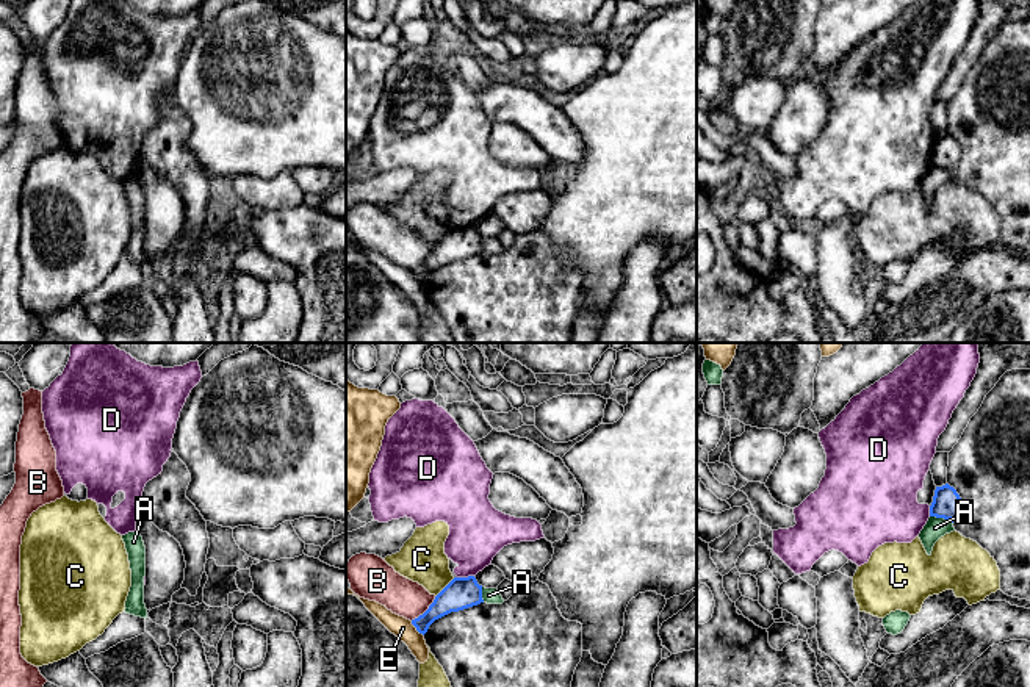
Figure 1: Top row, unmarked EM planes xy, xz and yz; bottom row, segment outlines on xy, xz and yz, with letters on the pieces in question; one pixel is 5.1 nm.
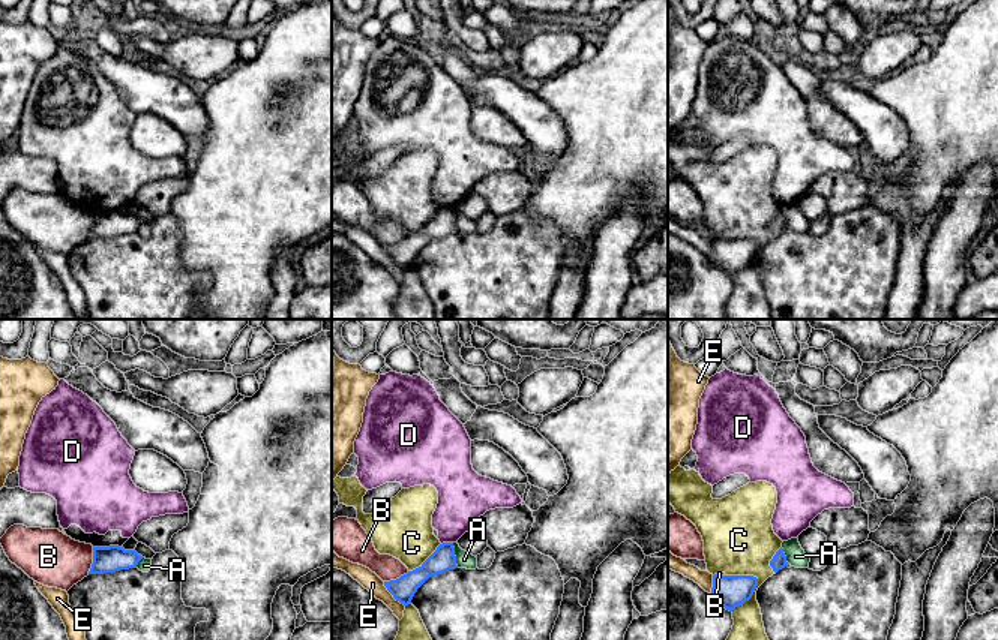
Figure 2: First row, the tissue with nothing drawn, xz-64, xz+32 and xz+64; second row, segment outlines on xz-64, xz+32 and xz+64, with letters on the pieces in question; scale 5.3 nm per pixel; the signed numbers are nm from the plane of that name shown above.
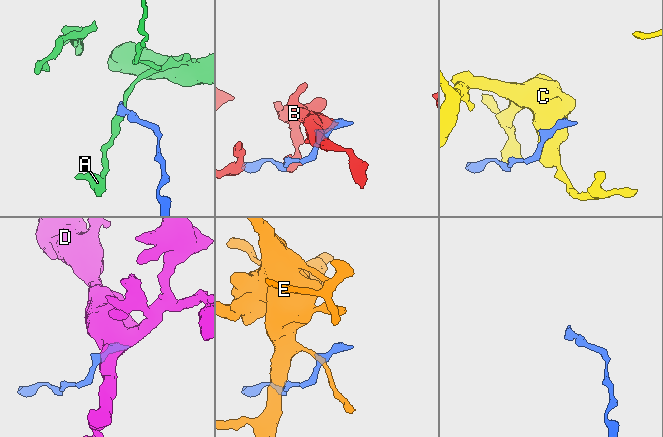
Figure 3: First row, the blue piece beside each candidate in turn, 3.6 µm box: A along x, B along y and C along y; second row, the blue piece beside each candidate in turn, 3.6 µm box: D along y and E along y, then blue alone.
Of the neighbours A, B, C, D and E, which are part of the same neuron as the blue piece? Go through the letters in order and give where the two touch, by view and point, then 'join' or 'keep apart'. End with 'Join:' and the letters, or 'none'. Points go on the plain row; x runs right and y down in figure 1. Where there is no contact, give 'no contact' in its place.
A: yz (941, 166) | keep apart
B: xz (426, 260) | keep apart
C: xz (445, 237) | keep apart
D: xz (465, 227) | keep apart
E: xz (417, 279) | keep apart
Join: none

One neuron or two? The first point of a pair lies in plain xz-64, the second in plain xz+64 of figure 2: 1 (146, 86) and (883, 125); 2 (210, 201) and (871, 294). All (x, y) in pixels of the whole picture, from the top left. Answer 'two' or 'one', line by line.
1: one
2: two

